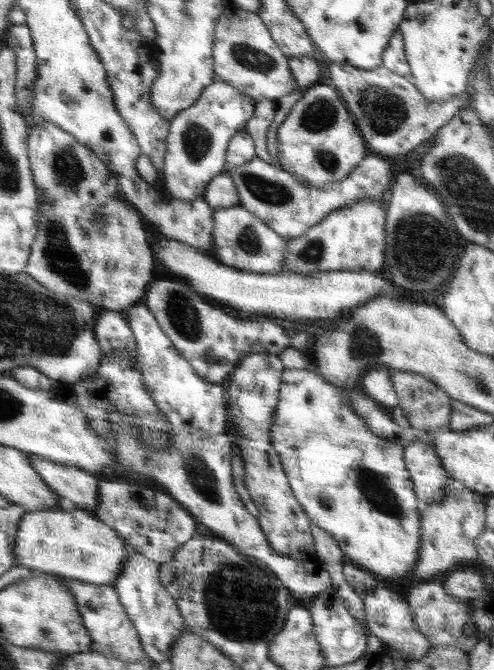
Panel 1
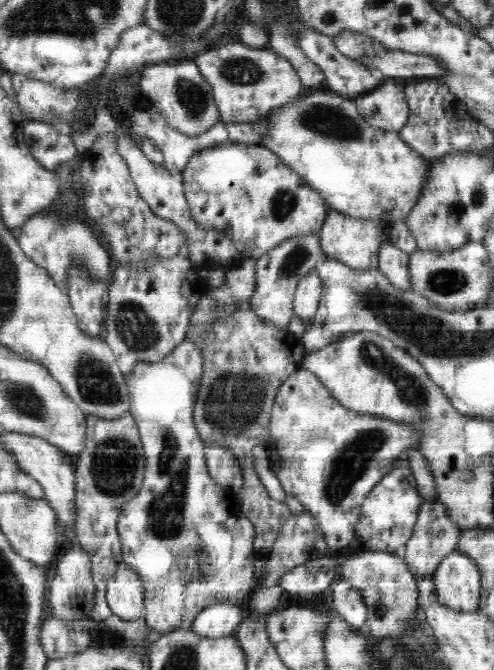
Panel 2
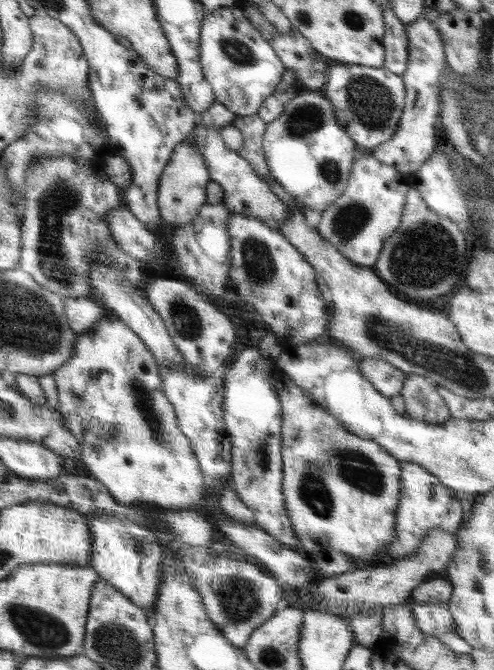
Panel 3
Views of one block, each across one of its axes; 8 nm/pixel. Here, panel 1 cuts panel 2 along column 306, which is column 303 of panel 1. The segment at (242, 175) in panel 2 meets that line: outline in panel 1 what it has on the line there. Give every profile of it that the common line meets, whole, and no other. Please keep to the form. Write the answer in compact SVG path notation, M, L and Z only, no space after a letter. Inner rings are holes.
M369 152L346 178L324 186L302 183L281 165L272 166L258 157L240 166L228 168L225 166L224 171L229 174L236 185L239 204L286 239L302 236L311 226L324 220L328 214L342 207L353 205L360 199L388 200L392 182L397 176L387 156L372 152Z

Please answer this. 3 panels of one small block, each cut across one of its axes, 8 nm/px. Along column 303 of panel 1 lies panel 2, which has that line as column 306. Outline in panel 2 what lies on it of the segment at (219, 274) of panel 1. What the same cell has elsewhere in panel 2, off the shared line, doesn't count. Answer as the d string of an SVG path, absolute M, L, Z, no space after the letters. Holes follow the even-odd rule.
M311 270L300 279L295 290L293 313L307 322L316 314L323 291L320 275Z

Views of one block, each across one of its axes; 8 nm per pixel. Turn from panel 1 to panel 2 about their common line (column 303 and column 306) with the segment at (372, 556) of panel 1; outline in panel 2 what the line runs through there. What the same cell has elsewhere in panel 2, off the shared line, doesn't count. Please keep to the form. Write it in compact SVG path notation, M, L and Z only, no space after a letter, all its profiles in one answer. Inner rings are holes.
M303 368L296 370L283 382L272 407L269 427L270 434L265 446L268 452L280 452L270 454L272 468L280 479L280 485L289 498L300 501L304 510L316 517L330 553L345 552L346 548L352 548L361 506L368 493L392 470L402 452L409 448L419 450L419 430L415 426L346 409L332 397L330 390L324 387L316 374Z

